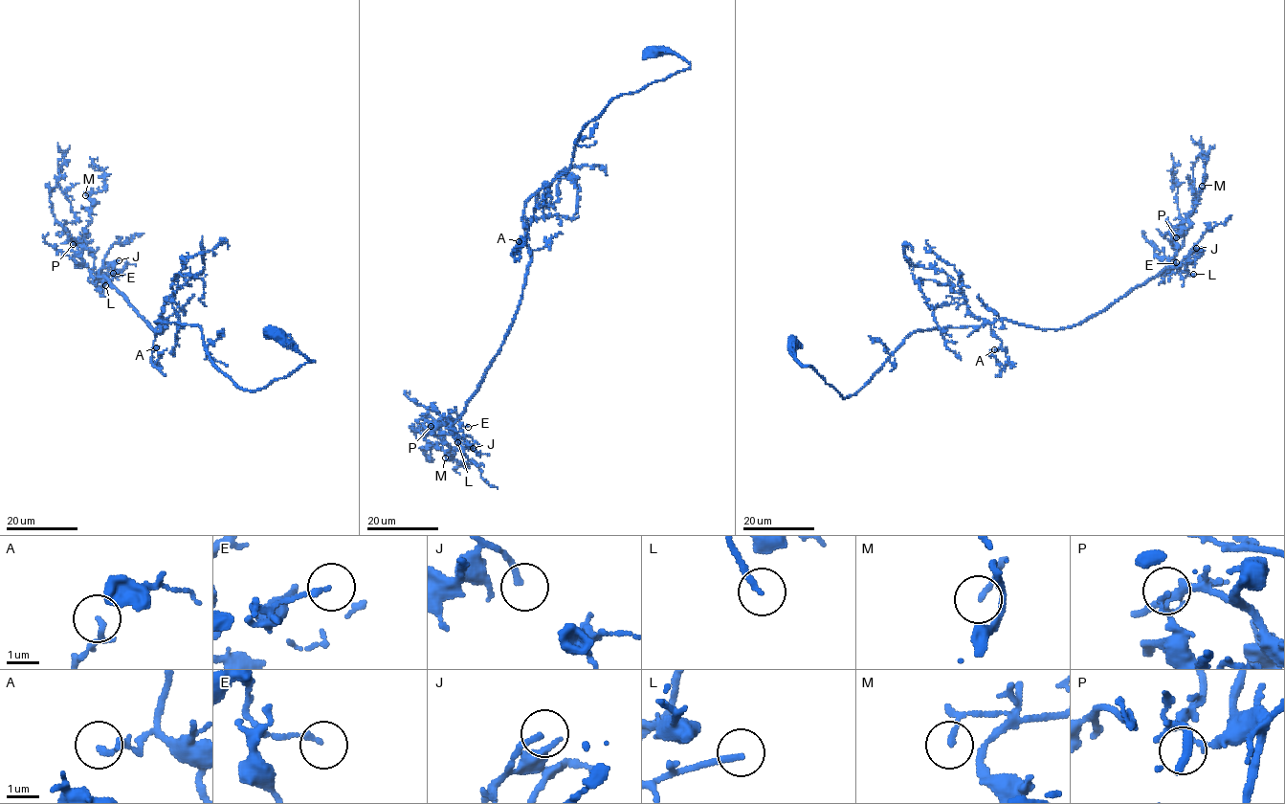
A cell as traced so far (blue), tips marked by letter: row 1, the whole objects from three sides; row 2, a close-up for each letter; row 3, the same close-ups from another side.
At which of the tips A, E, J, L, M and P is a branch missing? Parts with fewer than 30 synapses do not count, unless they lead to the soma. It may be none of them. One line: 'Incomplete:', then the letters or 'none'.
Incomplete: J, L

